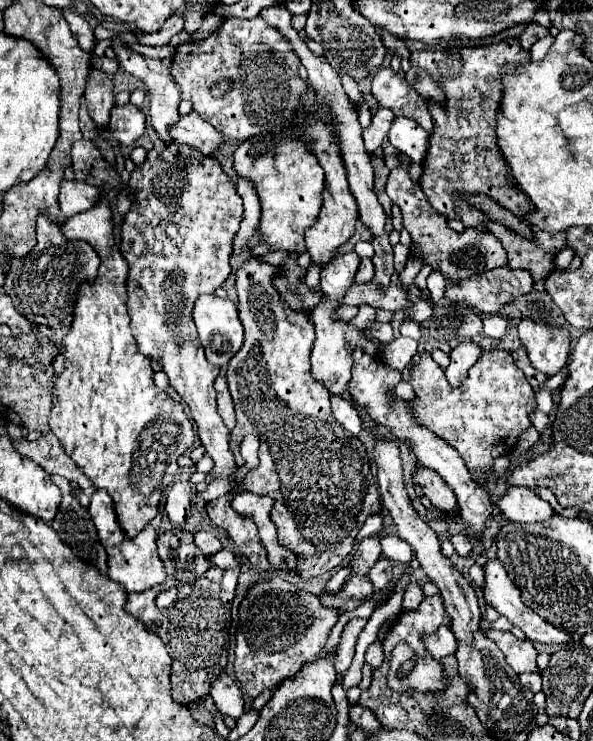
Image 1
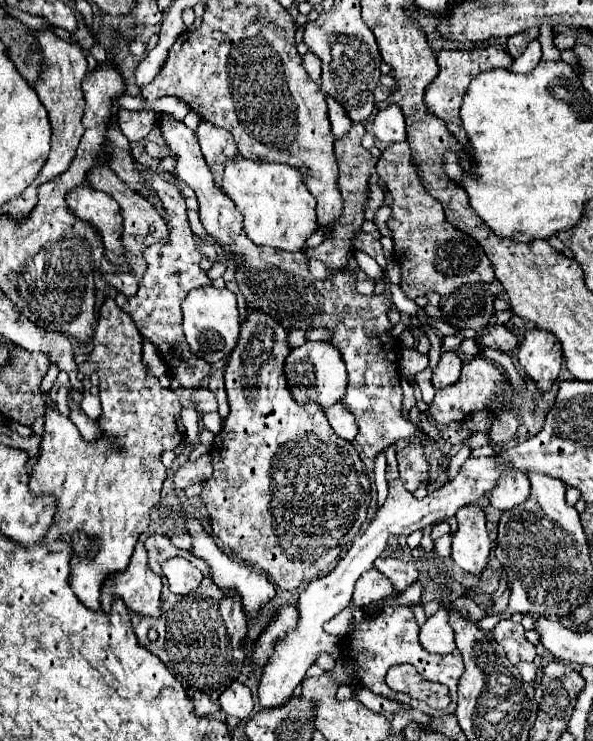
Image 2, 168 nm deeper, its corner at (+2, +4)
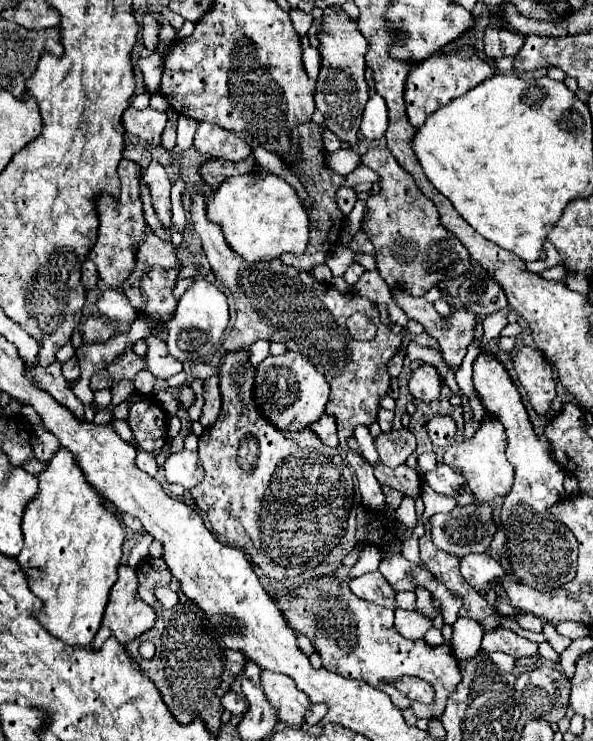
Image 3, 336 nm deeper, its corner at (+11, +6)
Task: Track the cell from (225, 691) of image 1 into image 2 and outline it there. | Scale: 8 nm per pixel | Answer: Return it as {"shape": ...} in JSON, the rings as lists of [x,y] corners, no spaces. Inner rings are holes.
{"shape":[[[233,681],[221,695],[219,695],[219,707],[223,713],[247,719],[249,713],[253,711],[253,697],[247,685]]]}

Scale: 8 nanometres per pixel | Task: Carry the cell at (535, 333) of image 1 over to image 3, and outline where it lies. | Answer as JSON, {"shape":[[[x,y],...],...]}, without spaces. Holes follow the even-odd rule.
{"shape":[[[522,347],[514,357],[514,369],[534,411],[538,415],[546,415],[550,411],[552,399],[556,397],[556,383],[550,363],[538,349]]]}

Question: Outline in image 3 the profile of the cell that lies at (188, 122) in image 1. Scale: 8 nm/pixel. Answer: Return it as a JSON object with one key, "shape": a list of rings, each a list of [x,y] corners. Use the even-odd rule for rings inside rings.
{"shape":[[[200,123],[196,137],[194,137],[196,151],[210,155],[210,157],[222,157],[230,161],[242,161],[246,159],[252,149],[248,149],[248,143],[238,133],[228,133],[228,129],[220,129],[216,125]]]}

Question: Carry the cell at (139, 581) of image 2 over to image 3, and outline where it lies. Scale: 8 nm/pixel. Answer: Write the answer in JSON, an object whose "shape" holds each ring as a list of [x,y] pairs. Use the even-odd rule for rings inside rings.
{"shape":[[[120,565],[118,571],[118,583],[112,587],[110,593],[110,601],[108,607],[104,611],[104,619],[100,625],[100,631],[96,633],[94,641],[92,641],[92,649],[100,649],[104,645],[104,641],[108,637],[116,637],[120,645],[126,645],[128,641],[136,639],[138,635],[146,633],[148,629],[152,629],[154,625],[154,609],[150,605],[146,605],[140,597],[138,597],[138,579],[136,579],[136,571],[128,565]]]}

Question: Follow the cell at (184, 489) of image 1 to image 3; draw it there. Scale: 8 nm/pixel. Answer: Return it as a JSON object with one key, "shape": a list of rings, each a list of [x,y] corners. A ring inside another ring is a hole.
{"shape":[[[188,449],[172,453],[164,463],[164,471],[168,483],[180,483],[184,489],[190,489],[192,483],[196,487],[204,479],[204,467],[200,465],[198,453]]]}

